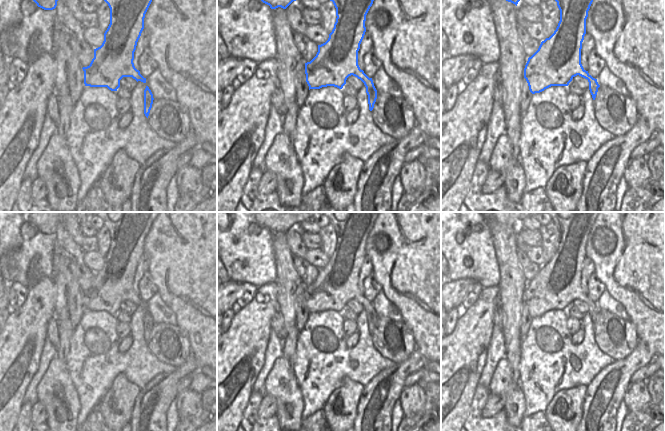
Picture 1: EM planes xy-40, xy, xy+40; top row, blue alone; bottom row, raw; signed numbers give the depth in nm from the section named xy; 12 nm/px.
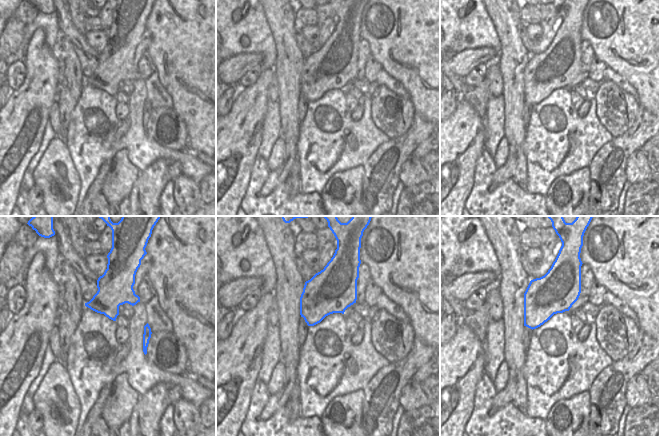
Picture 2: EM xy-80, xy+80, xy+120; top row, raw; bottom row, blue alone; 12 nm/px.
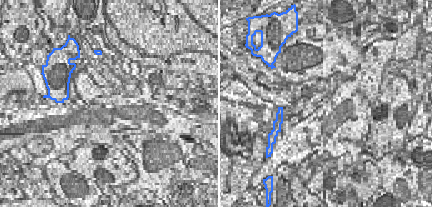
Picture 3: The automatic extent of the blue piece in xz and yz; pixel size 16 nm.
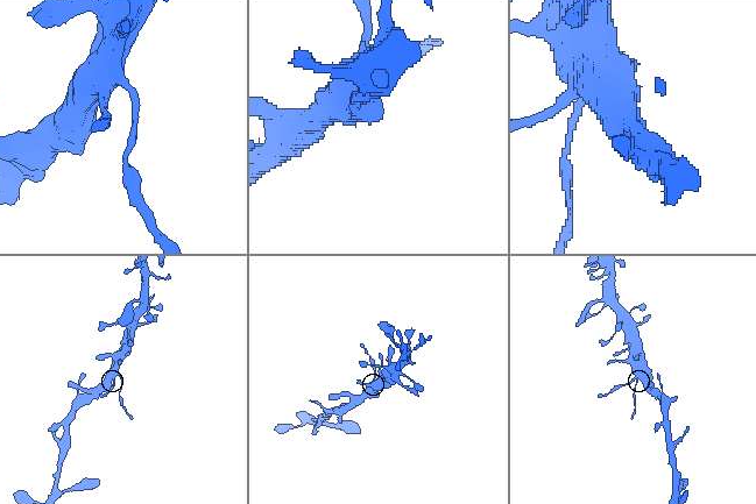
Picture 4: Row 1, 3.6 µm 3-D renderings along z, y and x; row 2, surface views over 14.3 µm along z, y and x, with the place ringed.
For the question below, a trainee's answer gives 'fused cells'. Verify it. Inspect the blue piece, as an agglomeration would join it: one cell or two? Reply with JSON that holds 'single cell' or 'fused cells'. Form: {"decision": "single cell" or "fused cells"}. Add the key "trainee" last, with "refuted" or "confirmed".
{"decision": "fused cells", "trainee": "confirmed"}

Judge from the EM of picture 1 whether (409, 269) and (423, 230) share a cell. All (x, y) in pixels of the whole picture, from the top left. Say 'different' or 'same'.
same

